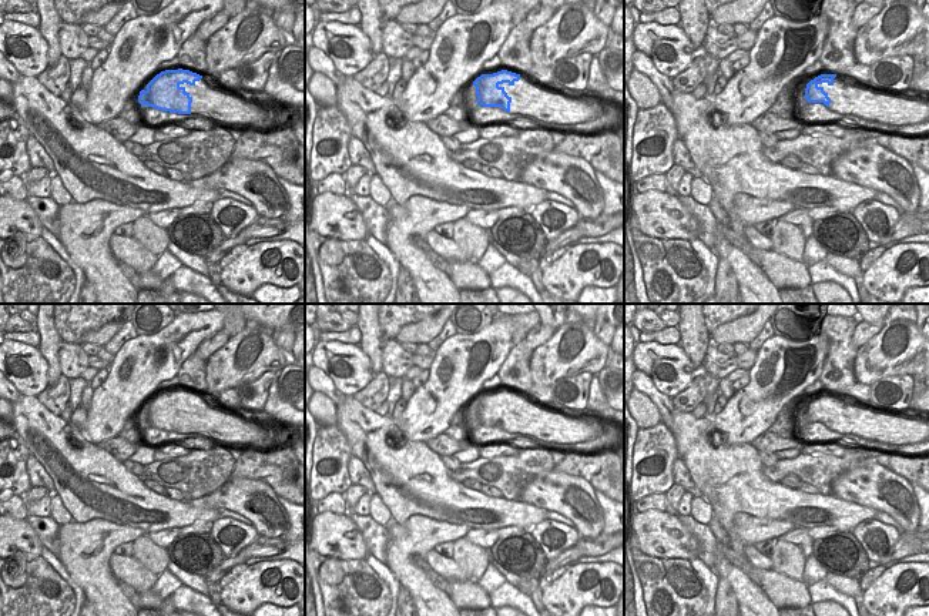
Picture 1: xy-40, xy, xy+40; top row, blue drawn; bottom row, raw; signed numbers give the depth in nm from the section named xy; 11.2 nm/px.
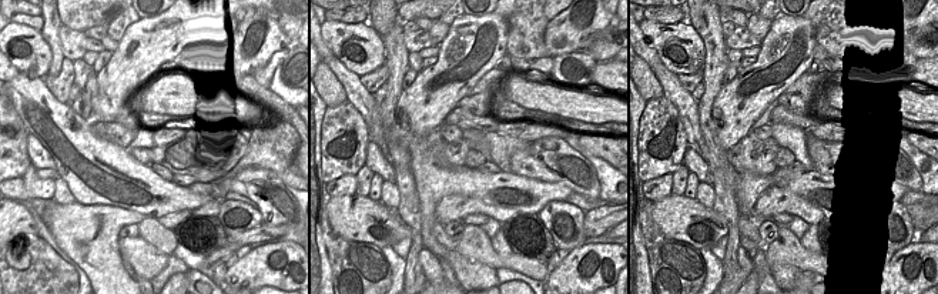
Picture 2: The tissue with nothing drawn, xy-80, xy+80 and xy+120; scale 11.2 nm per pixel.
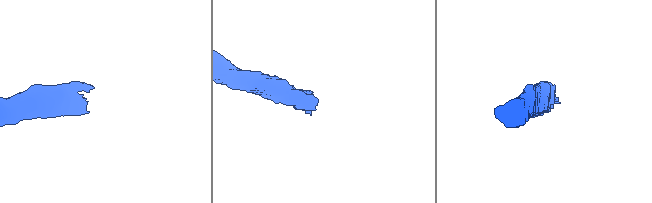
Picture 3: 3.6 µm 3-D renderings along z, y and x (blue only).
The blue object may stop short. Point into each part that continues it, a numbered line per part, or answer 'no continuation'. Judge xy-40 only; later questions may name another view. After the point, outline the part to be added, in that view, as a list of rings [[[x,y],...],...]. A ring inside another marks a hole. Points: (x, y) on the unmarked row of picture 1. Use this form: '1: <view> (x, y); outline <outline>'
1: xy-40 (211, 421); outline [[[205,396],[195,401],[194,405],[184,402],[180,406],[184,406],[192,418],[191,432],[178,433],[145,426],[144,439],[150,445],[158,446],[192,438],[207,438],[218,443],[234,445],[237,449],[271,452],[292,446],[302,438],[301,431],[295,426],[251,418],[242,412],[222,408]]]

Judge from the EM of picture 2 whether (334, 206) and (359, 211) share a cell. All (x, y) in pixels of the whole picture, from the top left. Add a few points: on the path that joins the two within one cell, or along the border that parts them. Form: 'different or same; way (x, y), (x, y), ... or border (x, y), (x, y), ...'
same; way (339, 209), (342, 211), (354, 211)

